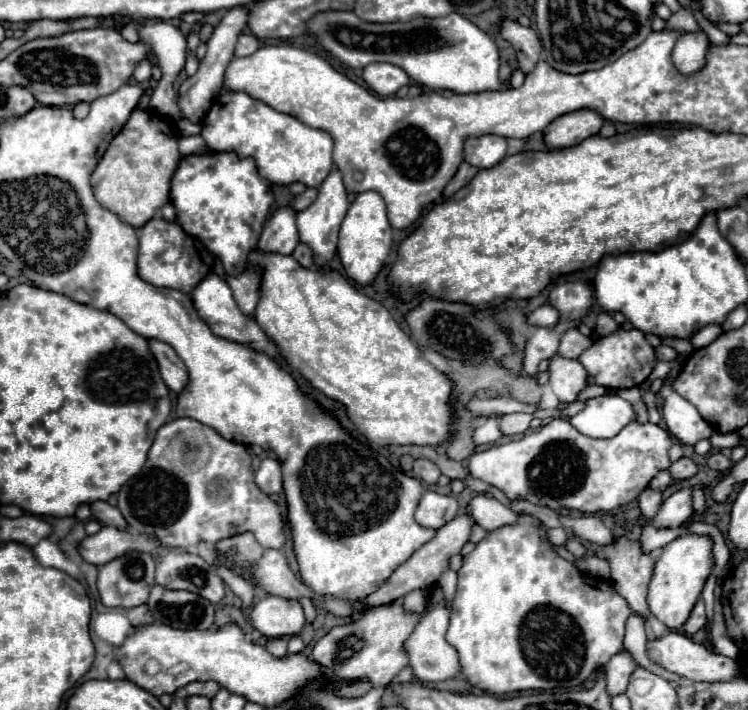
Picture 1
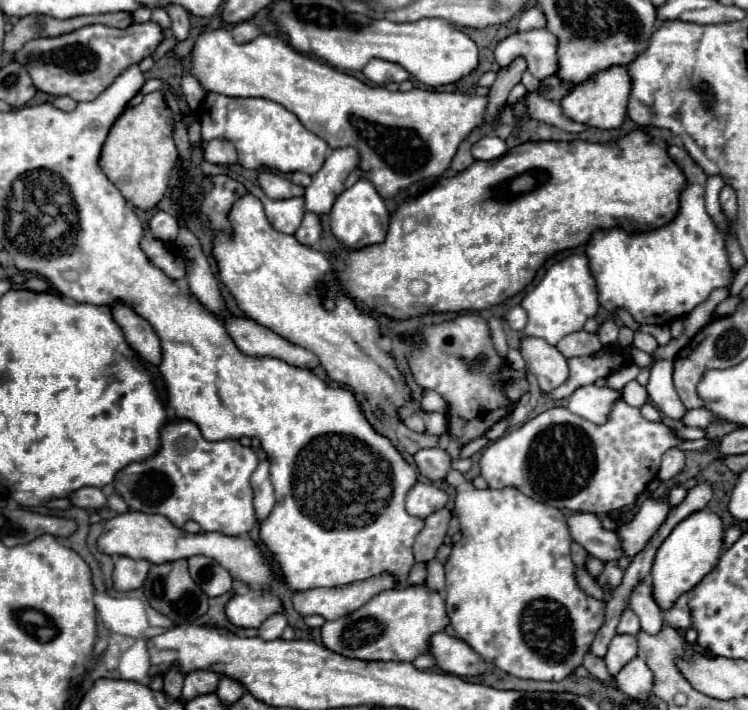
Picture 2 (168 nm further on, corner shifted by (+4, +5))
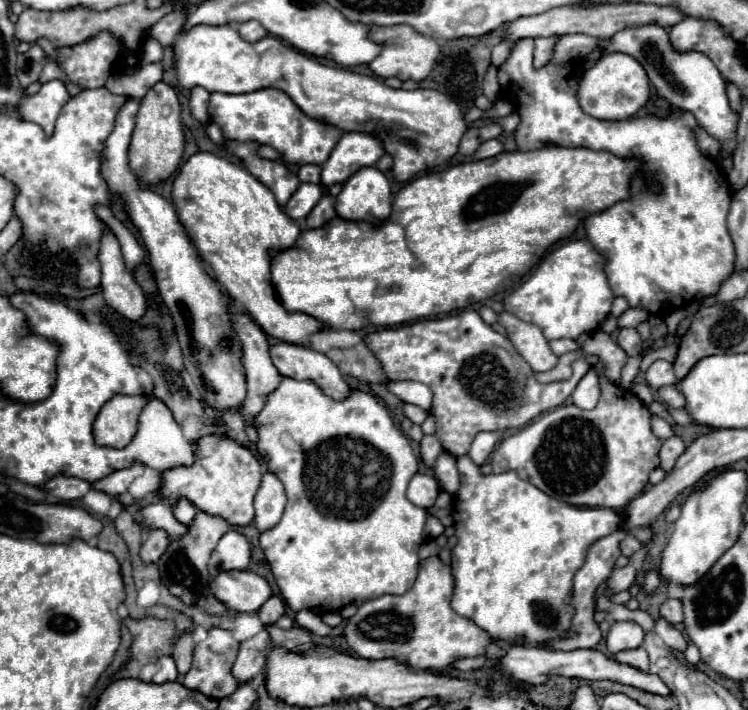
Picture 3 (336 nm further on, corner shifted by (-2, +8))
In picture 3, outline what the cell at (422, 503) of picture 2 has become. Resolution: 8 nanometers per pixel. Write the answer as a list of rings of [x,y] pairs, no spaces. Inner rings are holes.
[[[414,474],[414,478],[408,484],[408,500],[420,508],[430,508],[440,494],[438,480],[428,474]]]

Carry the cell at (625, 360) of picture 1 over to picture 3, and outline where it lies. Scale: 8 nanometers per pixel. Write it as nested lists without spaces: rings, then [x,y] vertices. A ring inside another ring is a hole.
[[[462,310],[458,314],[434,320],[418,320],[400,328],[384,328],[368,334],[364,342],[374,354],[374,358],[380,362],[382,372],[388,380],[416,380],[432,390],[432,408],[428,412],[436,420],[434,434],[438,436],[444,450],[454,458],[468,454],[474,436],[482,430],[496,432],[508,428],[522,428],[538,414],[560,406],[574,392],[580,378],[590,370],[590,364],[586,360],[576,360],[572,362],[572,376],[568,380],[540,384],[534,378],[532,368],[520,358],[510,340],[492,330],[492,326],[488,326],[476,310]]]

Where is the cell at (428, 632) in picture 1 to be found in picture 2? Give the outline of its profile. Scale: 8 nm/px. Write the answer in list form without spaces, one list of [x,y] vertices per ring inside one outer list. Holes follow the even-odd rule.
[[[444,631],[430,637],[430,653],[436,659],[436,667],[450,675],[474,677],[492,669],[464,641],[450,637]]]

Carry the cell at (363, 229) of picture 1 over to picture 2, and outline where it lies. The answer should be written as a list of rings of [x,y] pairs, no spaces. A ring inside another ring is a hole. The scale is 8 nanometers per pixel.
[[[360,179],[350,189],[342,191],[338,195],[332,211],[330,211],[332,235],[348,251],[362,249],[362,247],[368,247],[368,245],[374,245],[374,243],[382,243],[386,239],[386,233],[388,233],[388,221],[390,221],[390,215],[388,215],[388,209],[384,205],[382,197],[376,193],[374,185],[370,181],[364,181],[364,179]]]

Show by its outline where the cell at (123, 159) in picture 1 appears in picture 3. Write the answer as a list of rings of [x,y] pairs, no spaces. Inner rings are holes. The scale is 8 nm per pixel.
[[[158,82],[142,98],[136,114],[136,128],[132,132],[130,142],[130,168],[142,182],[156,184],[160,180],[166,180],[178,168],[180,158],[184,154],[184,144],[186,140],[178,98],[168,84]]]

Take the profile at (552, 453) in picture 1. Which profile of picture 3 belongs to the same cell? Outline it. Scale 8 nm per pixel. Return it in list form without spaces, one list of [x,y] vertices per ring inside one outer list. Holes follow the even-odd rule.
[[[598,370],[602,394],[592,410],[580,410],[574,404],[558,406],[550,412],[546,412],[542,418],[534,420],[520,432],[508,436],[502,440],[502,444],[494,450],[492,458],[492,470],[494,474],[500,474],[504,470],[516,470],[522,478],[524,472],[528,480],[544,490],[548,496],[572,504],[572,506],[590,506],[590,508],[622,508],[632,498],[636,498],[648,484],[648,474],[660,464],[658,450],[662,442],[652,434],[650,430],[650,412],[648,408],[626,388],[616,386],[604,376],[604,370]],[[598,440],[604,444],[604,448],[598,448]]]

